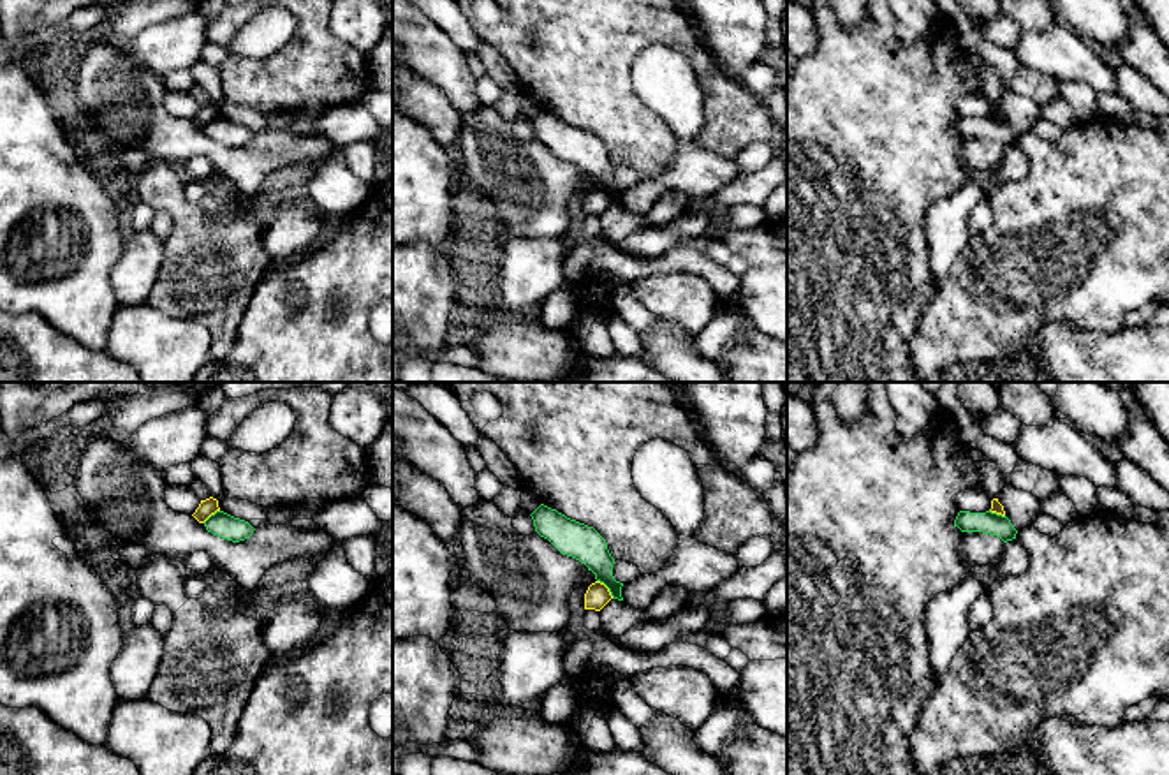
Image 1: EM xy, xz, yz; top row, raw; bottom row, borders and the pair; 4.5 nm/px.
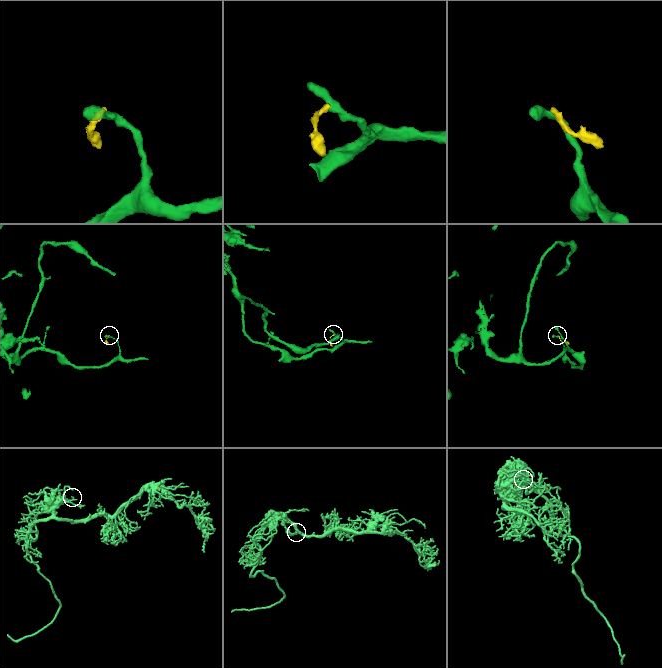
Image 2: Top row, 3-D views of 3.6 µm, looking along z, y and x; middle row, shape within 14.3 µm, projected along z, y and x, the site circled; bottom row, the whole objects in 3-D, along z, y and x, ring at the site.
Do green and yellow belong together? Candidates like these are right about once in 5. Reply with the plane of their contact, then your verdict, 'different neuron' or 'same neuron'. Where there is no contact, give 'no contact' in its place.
contact in xz; different neuron

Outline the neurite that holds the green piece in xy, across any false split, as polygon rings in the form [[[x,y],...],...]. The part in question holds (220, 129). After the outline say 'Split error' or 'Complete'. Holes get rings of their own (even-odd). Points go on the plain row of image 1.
[[[217,116],[215,120],[211,120],[204,127],[204,132],[213,141],[232,148],[248,144],[255,136],[248,127],[234,123],[224,116]]]. Complete

